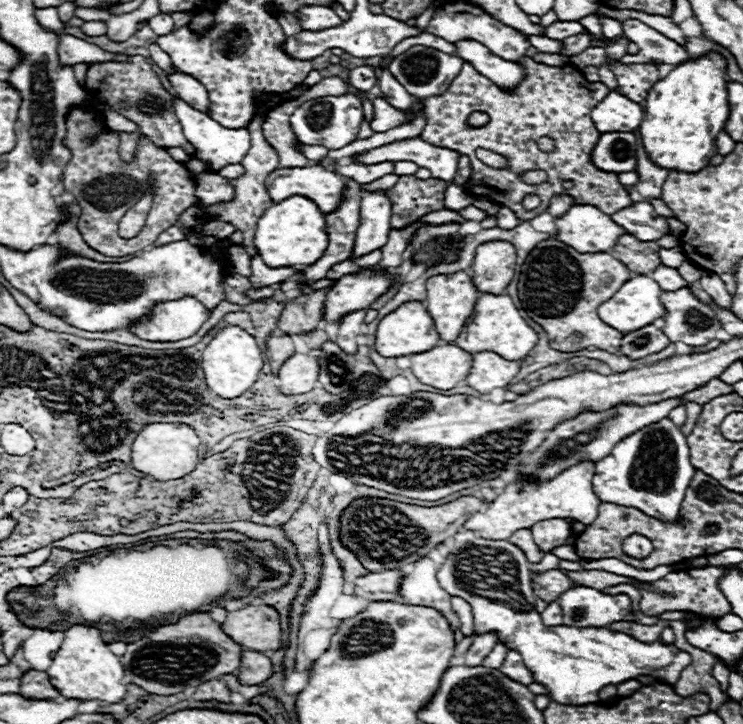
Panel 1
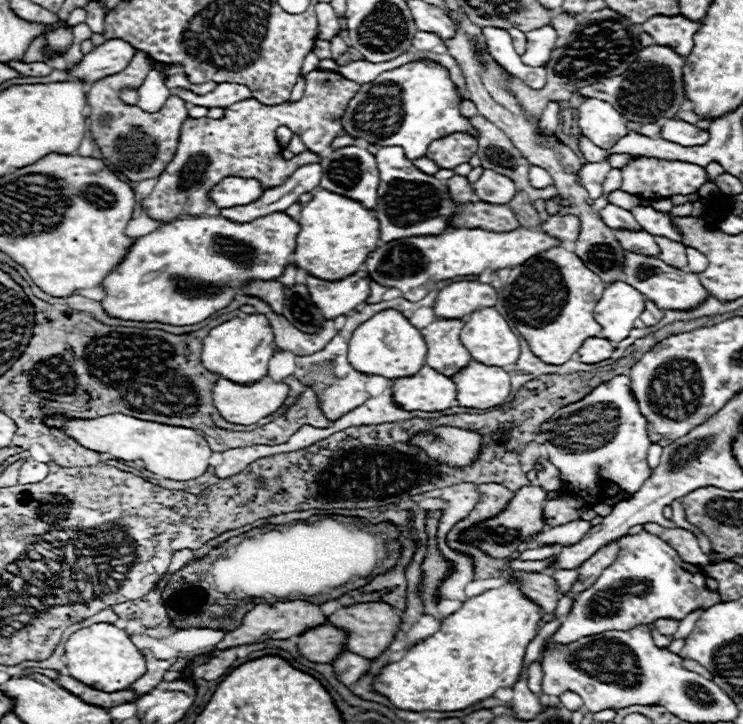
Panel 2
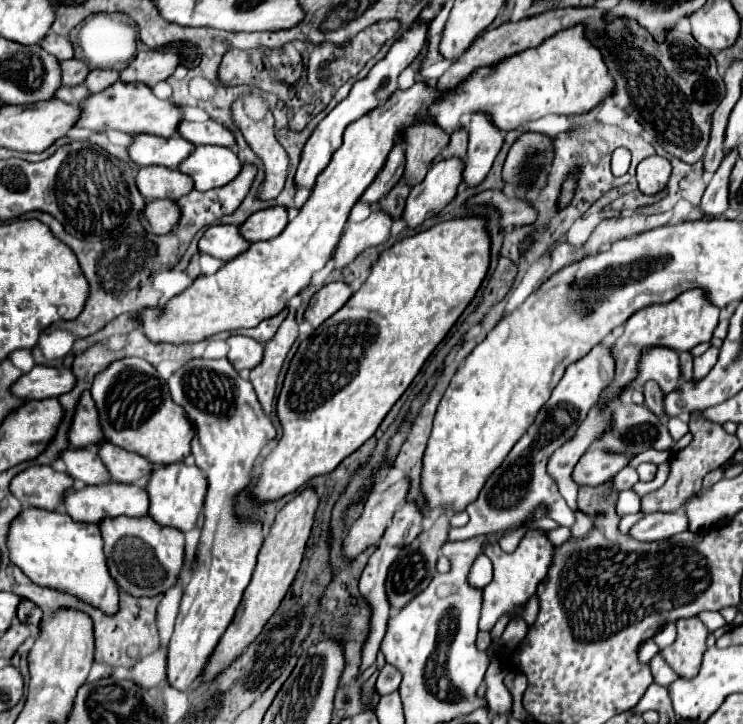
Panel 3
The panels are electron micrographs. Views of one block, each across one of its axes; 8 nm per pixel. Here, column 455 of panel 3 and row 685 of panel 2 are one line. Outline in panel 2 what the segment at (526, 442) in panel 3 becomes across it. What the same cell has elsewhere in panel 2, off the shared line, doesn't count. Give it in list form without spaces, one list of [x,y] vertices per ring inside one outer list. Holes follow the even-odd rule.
[[[536,660],[528,666],[528,688],[532,692],[540,692],[542,690],[540,684],[542,684],[542,664]]]

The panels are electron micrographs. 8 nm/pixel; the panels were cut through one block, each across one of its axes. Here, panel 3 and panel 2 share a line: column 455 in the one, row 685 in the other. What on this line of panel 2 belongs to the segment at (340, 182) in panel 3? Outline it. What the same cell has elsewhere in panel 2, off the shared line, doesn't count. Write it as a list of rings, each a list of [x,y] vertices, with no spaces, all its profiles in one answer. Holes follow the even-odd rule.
[[[104,622],[82,628],[66,640],[66,666],[72,678],[88,684],[90,688],[102,692],[118,692],[128,690],[146,672],[146,658],[134,646],[126,630]]]

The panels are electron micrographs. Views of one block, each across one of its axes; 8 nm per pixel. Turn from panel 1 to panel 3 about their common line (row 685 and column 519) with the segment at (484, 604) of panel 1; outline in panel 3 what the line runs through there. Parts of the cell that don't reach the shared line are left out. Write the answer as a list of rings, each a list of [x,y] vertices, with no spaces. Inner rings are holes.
[[[528,530],[524,538],[520,540],[518,548],[514,552],[504,552],[498,544],[490,544],[486,548],[486,556],[494,564],[494,580],[484,588],[484,604],[480,614],[480,630],[492,630],[494,624],[502,616],[520,618],[518,610],[522,610],[530,596],[536,594],[538,584],[546,578],[546,572],[550,570],[550,560],[554,556],[554,544],[548,540],[546,530]]]

